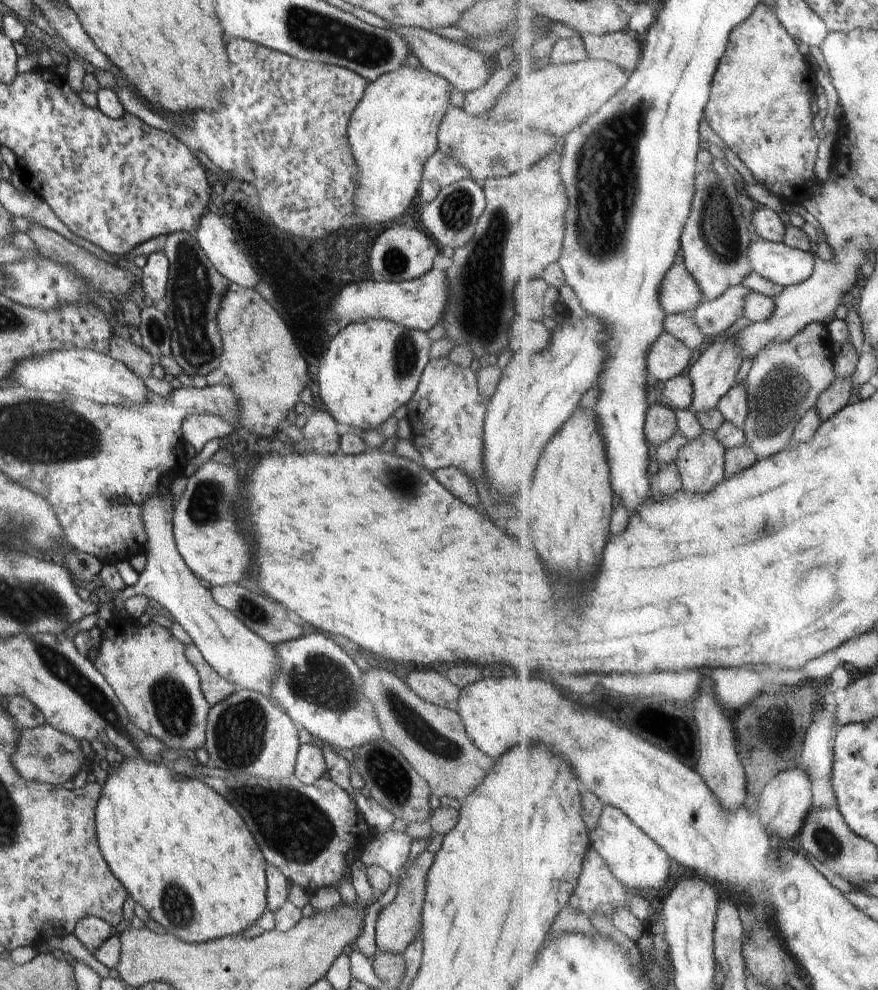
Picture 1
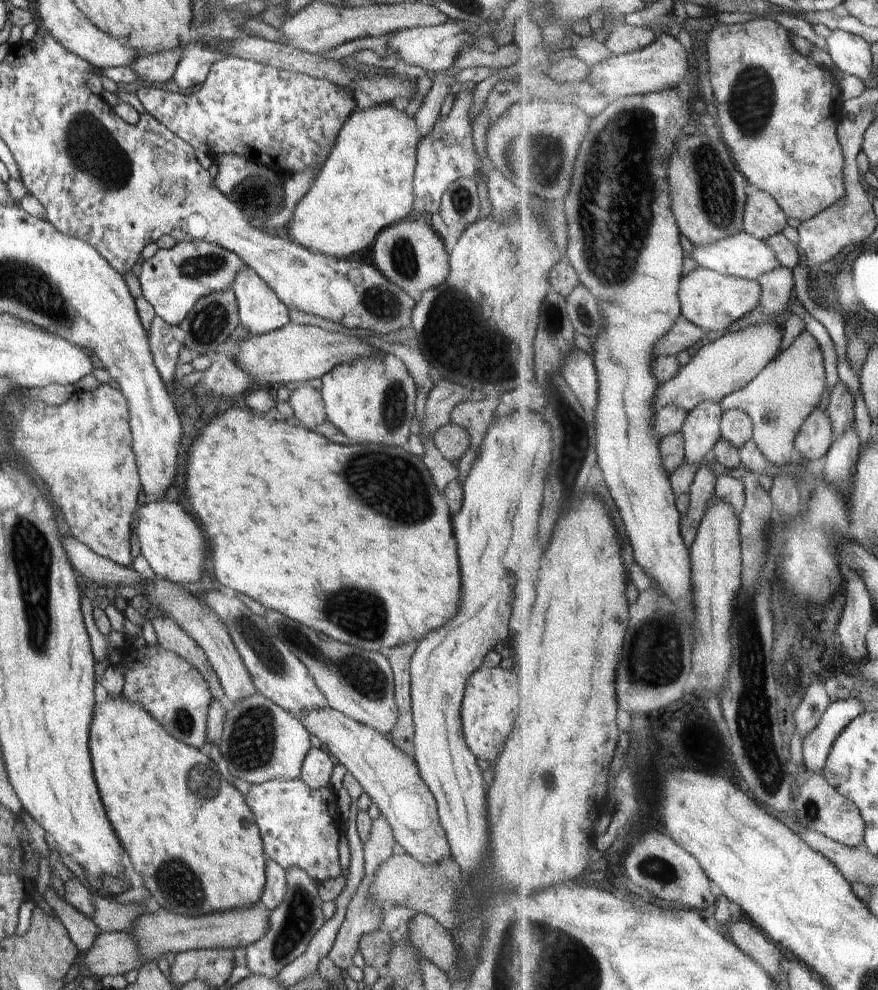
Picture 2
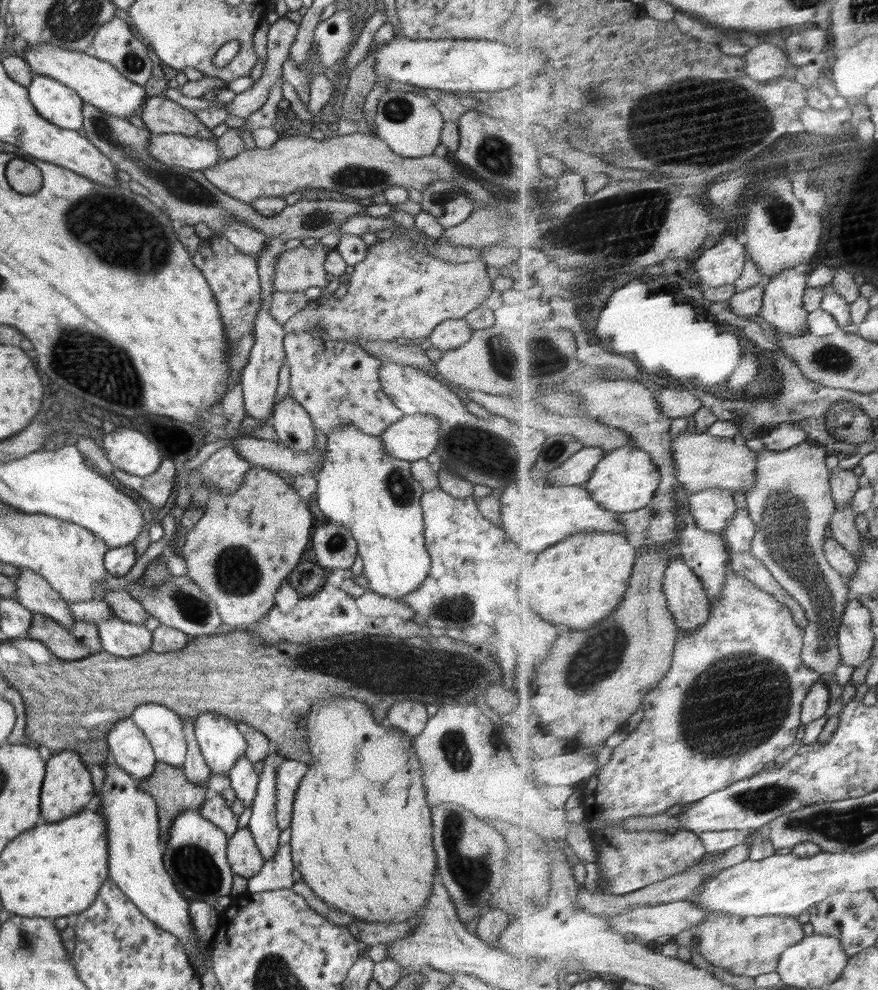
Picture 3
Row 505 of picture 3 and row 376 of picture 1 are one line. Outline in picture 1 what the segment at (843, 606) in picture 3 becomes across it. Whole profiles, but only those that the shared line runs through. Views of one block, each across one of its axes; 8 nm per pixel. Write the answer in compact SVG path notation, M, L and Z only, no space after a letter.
M817 321L810 324L793 340L786 343L776 342L755 361L747 379L750 415L744 430L749 441L748 444L754 450L759 461L772 459L772 456L777 456L792 446L792 438L808 412L817 407L820 396L837 382L835 364L838 356L834 353L832 343L830 326L824 321Z

